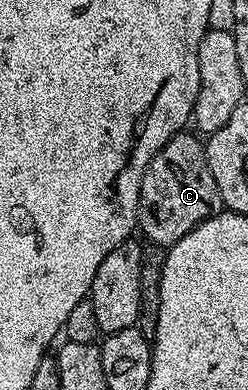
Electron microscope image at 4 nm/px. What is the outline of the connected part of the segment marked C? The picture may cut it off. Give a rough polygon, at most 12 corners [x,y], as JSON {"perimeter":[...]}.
{"perimeter":[[174,135],[140,181],[159,249],[224,207],[203,140]]}

